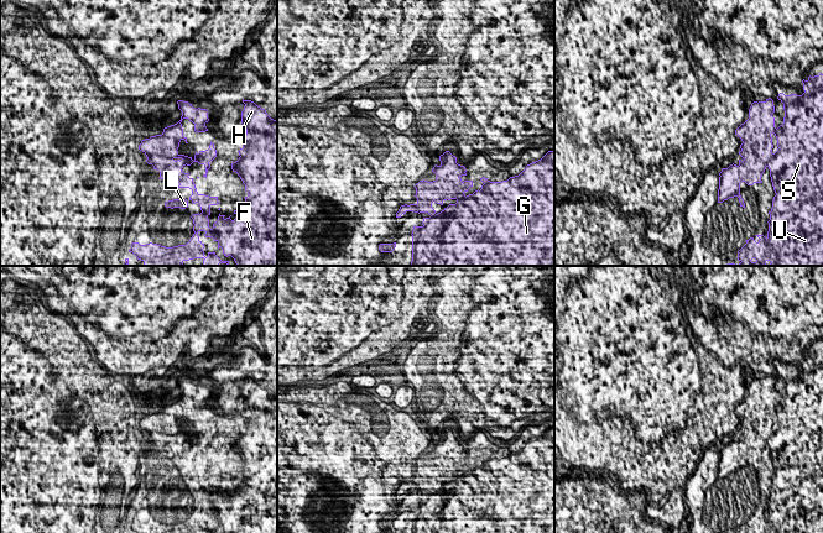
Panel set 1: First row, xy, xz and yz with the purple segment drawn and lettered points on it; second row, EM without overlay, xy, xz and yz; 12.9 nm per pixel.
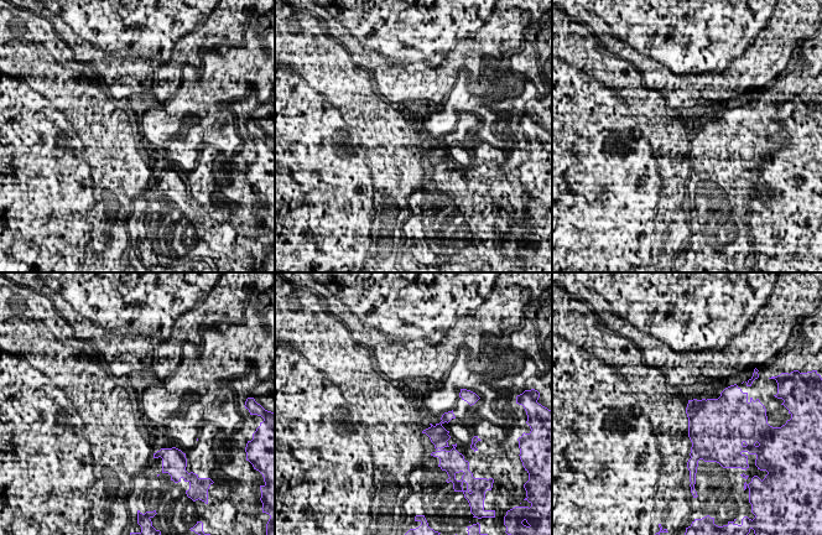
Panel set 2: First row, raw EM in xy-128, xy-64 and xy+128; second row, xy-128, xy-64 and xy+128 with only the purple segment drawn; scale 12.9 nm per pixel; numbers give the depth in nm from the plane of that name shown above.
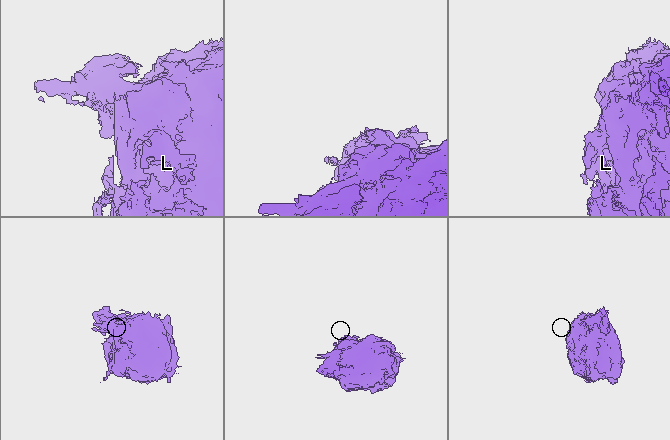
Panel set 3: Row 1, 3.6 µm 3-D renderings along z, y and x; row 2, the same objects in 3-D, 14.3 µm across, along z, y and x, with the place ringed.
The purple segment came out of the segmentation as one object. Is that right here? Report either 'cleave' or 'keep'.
keep

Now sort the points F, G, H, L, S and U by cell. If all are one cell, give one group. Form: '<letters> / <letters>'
F G H L S U

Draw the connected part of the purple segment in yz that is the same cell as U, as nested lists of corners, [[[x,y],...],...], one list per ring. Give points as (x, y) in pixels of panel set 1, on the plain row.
[[[823,351],[809,352],[802,360],[804,367],[802,372],[778,371],[777,376],[783,381],[785,394],[783,401],[777,406],[772,393],[775,390],[773,377],[769,375],[765,378],[754,378],[749,386],[749,396],[735,407],[735,412],[743,418],[739,432],[744,437],[739,437],[738,443],[733,440],[728,445],[723,445],[719,450],[718,480],[738,474],[740,484],[745,485],[740,472],[740,460],[745,459],[748,463],[762,460],[761,454],[766,445],[770,446],[776,470],[769,488],[767,513],[755,512],[760,516],[757,519],[750,514],[738,528],[738,533],[823,533]]]

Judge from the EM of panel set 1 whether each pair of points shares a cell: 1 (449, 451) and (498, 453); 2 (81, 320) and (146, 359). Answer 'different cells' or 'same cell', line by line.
1: same cell
2: same cell

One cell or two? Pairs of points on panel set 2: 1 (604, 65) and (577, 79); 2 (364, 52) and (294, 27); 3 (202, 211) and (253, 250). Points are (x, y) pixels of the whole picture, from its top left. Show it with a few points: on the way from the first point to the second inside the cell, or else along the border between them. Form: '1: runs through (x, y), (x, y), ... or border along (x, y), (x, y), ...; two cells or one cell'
1: runs through (598, 71), (583, 79); one cell
2: border along (327, 32), (347, 50), (350, 61), (355, 66); two cells
3: runs through (203, 227), (216, 239), (229, 239), (237, 243); one cell

